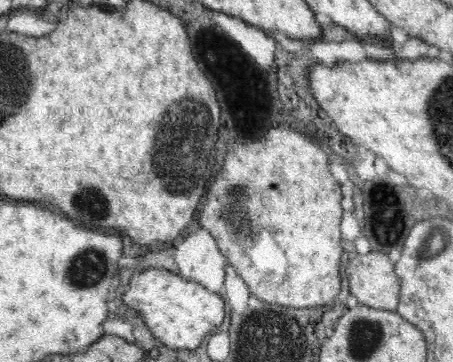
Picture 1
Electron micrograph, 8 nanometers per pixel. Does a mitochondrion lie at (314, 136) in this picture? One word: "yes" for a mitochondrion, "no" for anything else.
no

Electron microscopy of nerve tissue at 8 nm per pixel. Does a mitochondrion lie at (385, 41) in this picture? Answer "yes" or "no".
no

